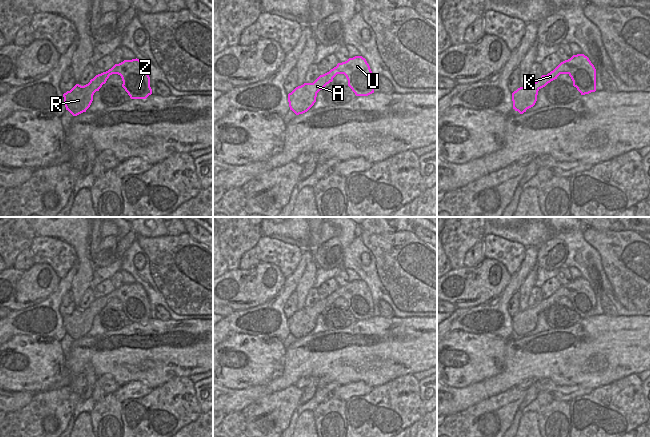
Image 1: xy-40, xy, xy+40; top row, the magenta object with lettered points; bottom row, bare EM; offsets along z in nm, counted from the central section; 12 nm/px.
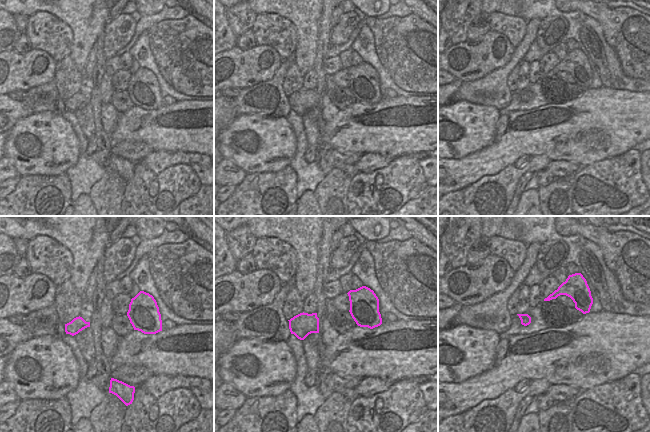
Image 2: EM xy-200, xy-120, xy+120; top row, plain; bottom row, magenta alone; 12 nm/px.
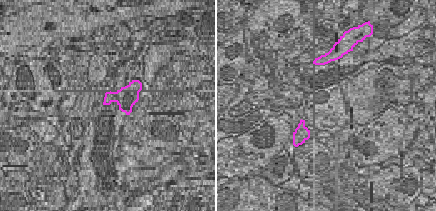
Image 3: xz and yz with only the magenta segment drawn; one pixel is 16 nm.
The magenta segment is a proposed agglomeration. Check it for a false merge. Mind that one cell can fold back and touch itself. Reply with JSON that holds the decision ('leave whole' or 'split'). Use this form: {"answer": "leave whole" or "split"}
{"answer": "leave whole"}

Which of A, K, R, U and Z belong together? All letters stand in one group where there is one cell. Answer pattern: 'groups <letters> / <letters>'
groups A K R U Z

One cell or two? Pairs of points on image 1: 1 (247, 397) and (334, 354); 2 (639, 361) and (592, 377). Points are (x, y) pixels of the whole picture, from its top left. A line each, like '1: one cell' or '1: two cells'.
1: one cell
2: one cell

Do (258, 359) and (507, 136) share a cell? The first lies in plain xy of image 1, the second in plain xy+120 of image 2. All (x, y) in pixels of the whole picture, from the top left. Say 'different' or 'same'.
different

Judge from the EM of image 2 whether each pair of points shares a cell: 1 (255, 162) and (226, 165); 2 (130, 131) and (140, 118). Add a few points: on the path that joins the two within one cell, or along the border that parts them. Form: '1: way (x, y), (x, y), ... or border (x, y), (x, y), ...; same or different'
1: border (224, 158), (232, 160), (247, 173); different
2: way (132, 128), (137, 121); same

